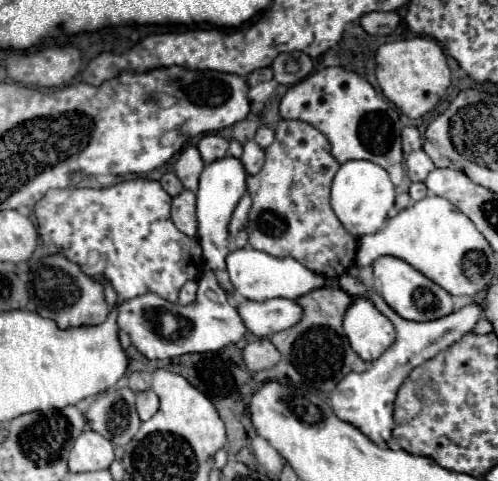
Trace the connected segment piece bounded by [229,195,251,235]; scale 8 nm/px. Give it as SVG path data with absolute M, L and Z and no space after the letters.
M243 195L237 209L233 211L233 217L231 217L231 225L229 225L229 233L231 235L237 235L245 223L247 223L247 215L249 215L249 207L251 207L251 197L249 195Z

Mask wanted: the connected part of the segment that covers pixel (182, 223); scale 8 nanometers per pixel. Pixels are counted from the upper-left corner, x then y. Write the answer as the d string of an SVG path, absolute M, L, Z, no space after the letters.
M183 191L173 197L171 219L175 227L187 237L197 237L197 217L195 217L195 193Z

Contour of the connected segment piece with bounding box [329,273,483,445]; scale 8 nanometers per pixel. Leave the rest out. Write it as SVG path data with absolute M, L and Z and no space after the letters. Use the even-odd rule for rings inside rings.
M349 273L341 275L339 279L339 287L343 291L347 291L349 295L361 295L363 299L369 299L395 327L397 331L397 339L395 343L377 359L371 363L371 367L363 373L349 373L345 379L341 379L341 383L335 387L335 391L331 393L331 407L335 411L335 415L351 425L355 425L363 435L367 435L373 443L377 445L385 445L391 439L391 431L395 427L393 421L393 401L397 395L397 389L401 387L401 383L405 381L405 377L409 375L409 371L413 371L413 367L425 363L427 359L431 359L433 355L437 355L439 351L443 351L445 347L453 345L455 341L459 341L465 333L473 331L477 319L481 317L481 305L467 305L461 311L455 311L447 317L435 319L435 321L427 321L427 323L417 323L417 321L407 321L403 317L399 317L385 301L381 295L377 295L369 285L361 283L359 279L351 277Z

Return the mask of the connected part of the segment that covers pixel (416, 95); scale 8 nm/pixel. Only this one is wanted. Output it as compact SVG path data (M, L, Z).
M411 37L385 43L375 55L377 83L388 101L395 103L409 119L429 113L445 95L451 83L451 71L441 45L431 37Z

